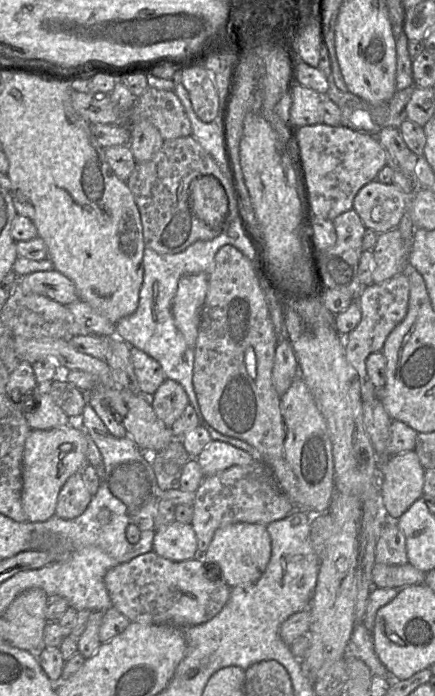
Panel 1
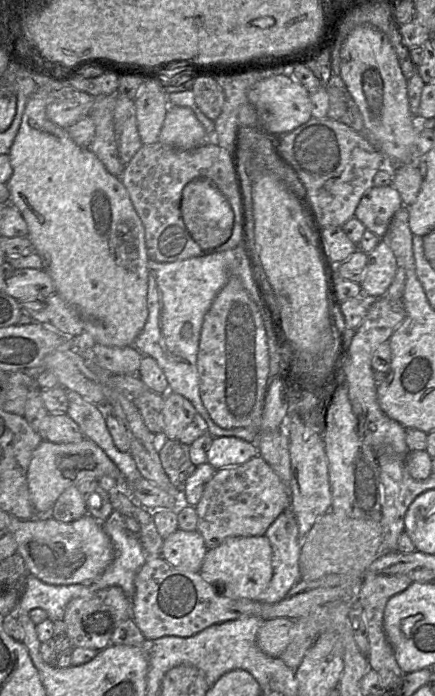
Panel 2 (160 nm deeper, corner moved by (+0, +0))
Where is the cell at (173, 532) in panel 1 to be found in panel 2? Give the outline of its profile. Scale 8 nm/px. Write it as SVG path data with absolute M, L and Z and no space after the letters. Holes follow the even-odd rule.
M177 529L164 539L161 557L178 569L200 572L207 551L204 538L197 530Z

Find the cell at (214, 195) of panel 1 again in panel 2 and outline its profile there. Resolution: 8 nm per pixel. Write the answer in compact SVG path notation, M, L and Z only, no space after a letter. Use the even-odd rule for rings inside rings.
M197 177L187 183L180 200L182 219L194 241L203 249L214 249L231 236L234 214L227 199L211 179Z

